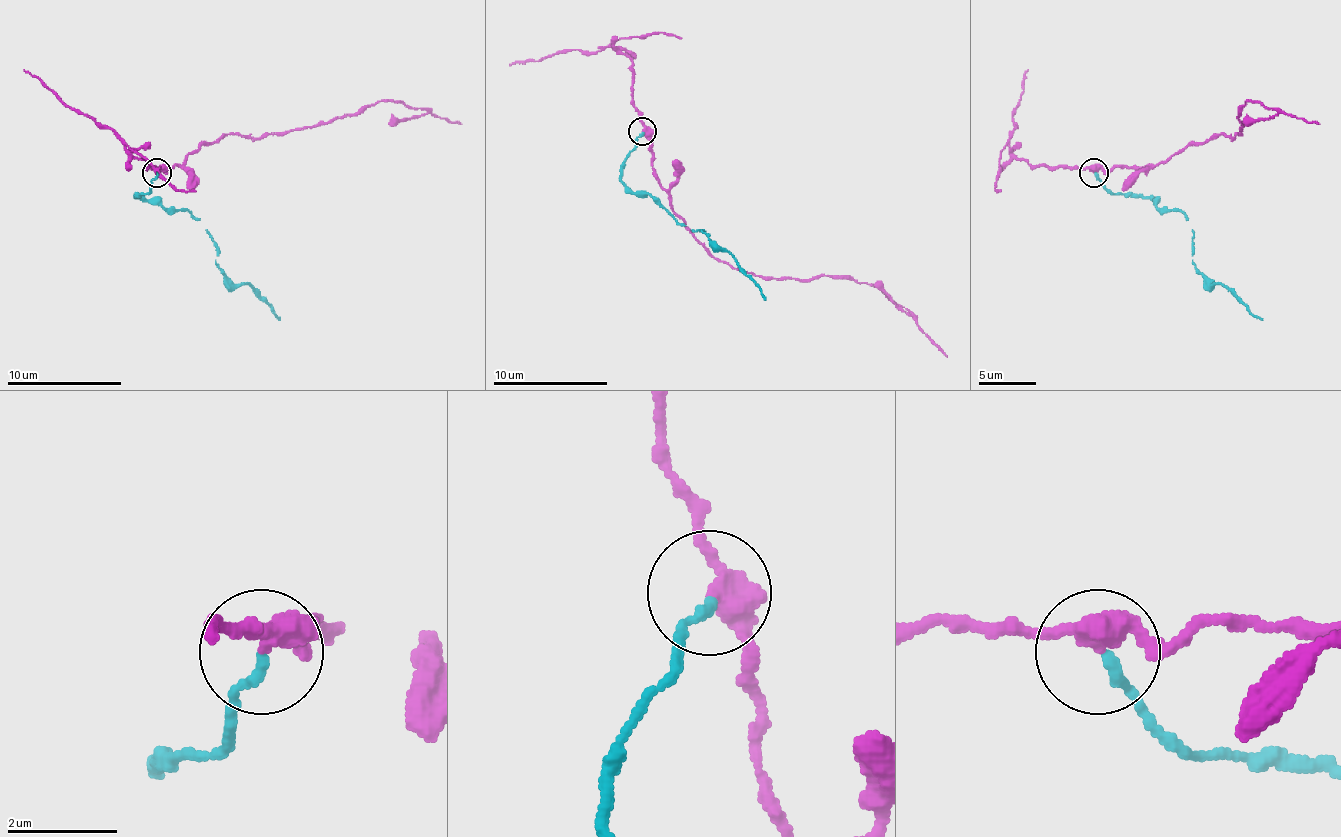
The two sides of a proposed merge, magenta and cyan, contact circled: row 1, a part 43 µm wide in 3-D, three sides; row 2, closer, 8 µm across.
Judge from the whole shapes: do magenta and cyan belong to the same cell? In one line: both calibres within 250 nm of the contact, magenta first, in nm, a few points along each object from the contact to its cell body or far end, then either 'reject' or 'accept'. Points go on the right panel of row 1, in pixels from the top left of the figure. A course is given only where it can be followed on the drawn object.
360/180 nm | magenta via (1094, 173), (1171, 159), (1220, 133), (1231, 139), (1240, 133), (1246, 102), (1320, 124) | cyan via (1094, 173), (1114, 193), (1143, 193), (1160, 207), (1180, 210), (1188, 219), (1194, 242), (1191, 262), (1263, 319) | reject

